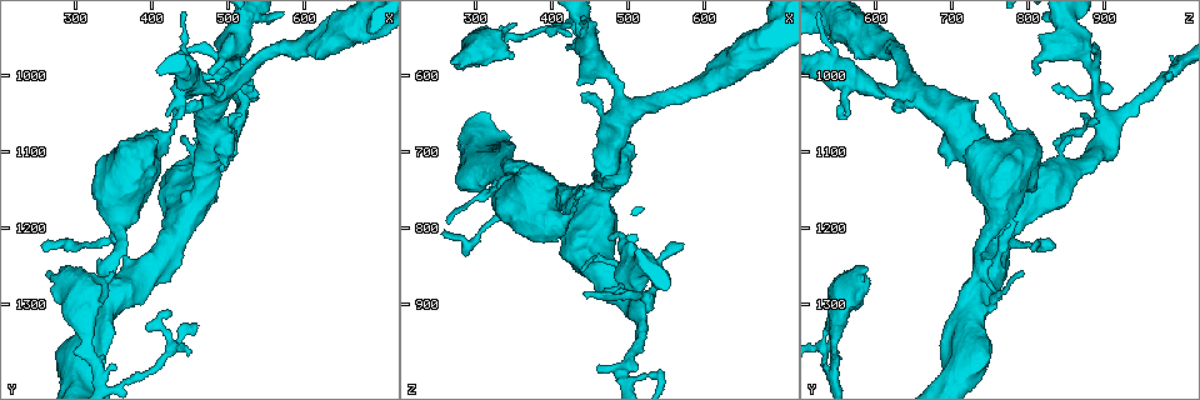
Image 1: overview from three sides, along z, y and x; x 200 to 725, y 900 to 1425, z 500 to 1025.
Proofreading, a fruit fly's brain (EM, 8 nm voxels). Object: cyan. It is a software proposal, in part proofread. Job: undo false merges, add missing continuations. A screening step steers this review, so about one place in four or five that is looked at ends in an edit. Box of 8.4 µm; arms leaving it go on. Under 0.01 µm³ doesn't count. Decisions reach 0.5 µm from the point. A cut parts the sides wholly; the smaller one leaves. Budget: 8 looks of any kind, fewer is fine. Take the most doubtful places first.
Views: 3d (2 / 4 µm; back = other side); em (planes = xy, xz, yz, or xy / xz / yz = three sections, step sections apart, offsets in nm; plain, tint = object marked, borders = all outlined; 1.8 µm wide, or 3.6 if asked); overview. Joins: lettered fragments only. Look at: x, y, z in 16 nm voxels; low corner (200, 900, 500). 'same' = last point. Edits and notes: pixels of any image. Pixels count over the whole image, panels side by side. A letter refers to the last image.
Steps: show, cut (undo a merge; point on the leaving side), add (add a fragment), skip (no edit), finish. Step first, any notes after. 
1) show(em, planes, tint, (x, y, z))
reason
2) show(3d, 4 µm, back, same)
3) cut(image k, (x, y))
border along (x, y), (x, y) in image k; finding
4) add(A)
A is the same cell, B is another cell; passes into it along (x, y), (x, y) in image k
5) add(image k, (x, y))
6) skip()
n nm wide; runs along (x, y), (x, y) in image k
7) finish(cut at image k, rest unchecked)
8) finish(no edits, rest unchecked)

show(em, 3.6 µm, xy, step 4, tint, (505, 1075, 900))
three-way junction

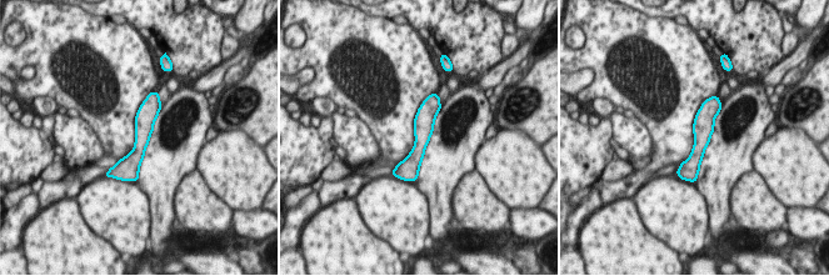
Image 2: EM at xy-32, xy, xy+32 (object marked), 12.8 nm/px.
show(em, 3.6 µm, yz, step 4, borders, same)

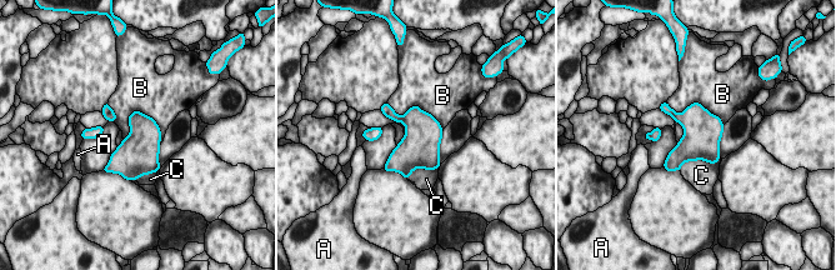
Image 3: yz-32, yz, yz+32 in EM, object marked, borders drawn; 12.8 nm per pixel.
skip()
B touches over 550 nm; A, B and C are other cells; continuous, no second neuron

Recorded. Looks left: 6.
show(em, 3.6 µm, planes, borders, (340, 1305, 725))
four or more arms meet

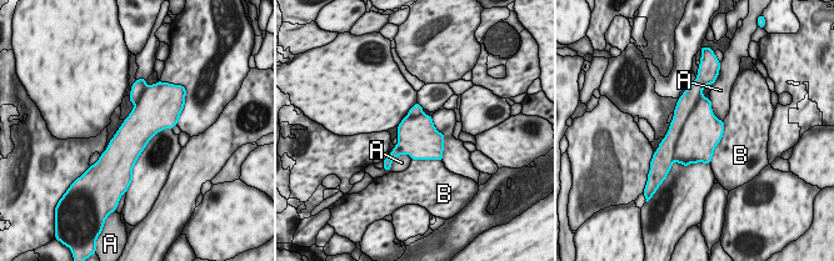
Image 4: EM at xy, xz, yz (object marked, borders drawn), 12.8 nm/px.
cut(image 4, (684, 108))
A and B are other cells; the part that leaves runs along (695, 95), (670, 137), (670, 156) in image 4; two neurons meet here

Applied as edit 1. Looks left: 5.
show(em, 3.6 µm, planes, tint, (460, 995, 985))
an open end

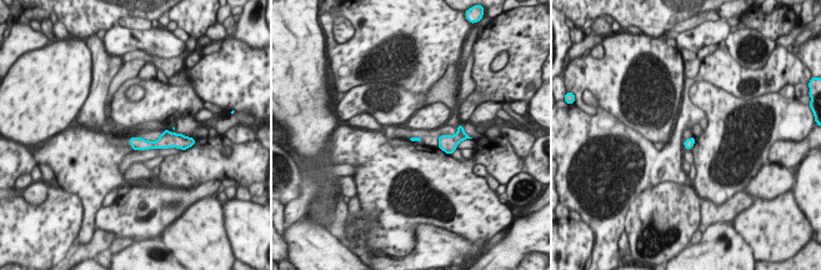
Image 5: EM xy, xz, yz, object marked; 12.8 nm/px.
show(em, 3.6 µm, planes, borders, same)

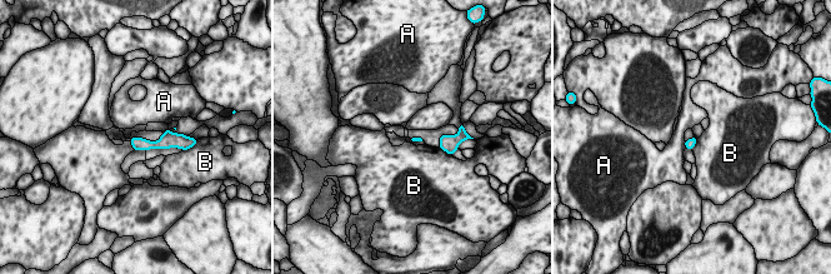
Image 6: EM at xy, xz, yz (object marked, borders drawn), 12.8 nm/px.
skip()
A and B are other cells; border along (440, 147), (451, 155) in image 6; no lettered fragment goes on from it

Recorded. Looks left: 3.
finish(cut at image 4, rest unchecked)

